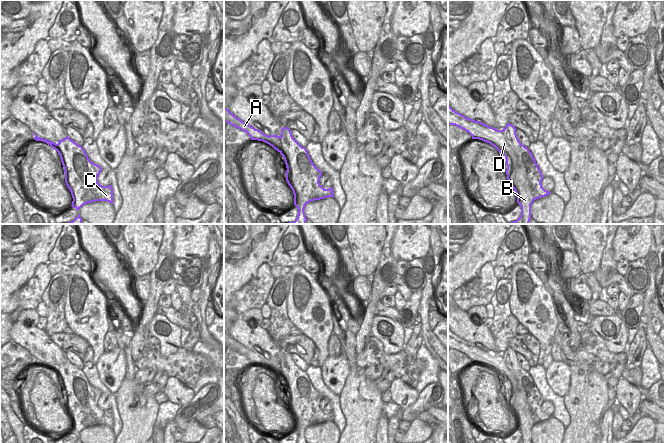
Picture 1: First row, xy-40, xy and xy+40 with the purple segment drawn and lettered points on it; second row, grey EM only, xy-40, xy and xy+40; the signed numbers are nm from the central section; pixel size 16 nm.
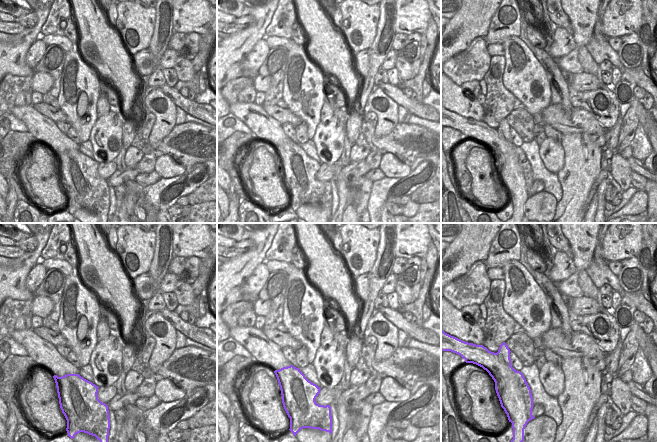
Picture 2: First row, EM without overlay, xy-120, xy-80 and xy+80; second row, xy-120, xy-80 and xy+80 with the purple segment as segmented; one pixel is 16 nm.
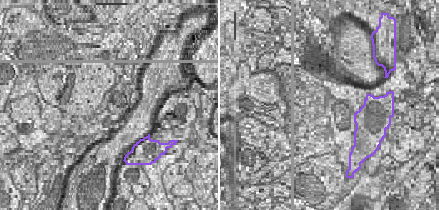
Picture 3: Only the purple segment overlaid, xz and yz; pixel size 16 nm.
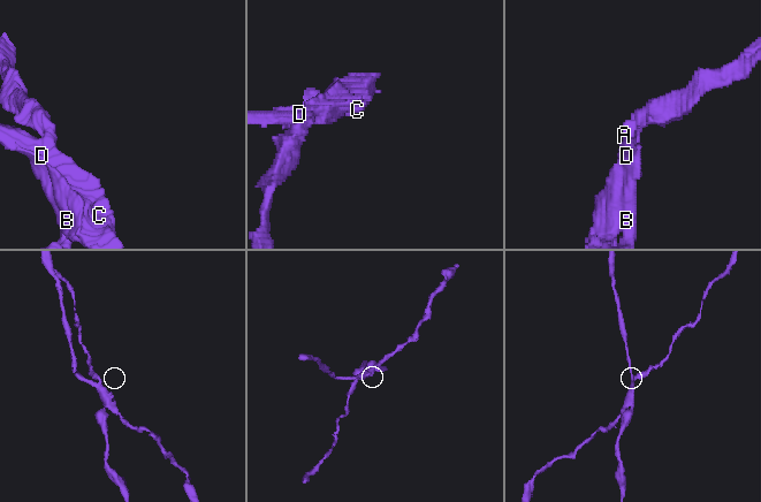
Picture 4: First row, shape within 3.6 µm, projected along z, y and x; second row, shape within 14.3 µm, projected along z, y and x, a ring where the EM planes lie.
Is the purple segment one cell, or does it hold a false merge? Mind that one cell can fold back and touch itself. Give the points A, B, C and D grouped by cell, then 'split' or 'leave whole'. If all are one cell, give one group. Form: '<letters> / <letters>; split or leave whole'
A B D / C; split

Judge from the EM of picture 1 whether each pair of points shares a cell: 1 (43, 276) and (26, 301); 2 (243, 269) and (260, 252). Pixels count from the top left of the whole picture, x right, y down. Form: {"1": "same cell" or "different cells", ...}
{"1": "same cell", "2": "same cell"}

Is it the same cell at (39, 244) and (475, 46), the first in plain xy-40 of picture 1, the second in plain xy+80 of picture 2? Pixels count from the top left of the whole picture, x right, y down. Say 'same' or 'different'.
different

